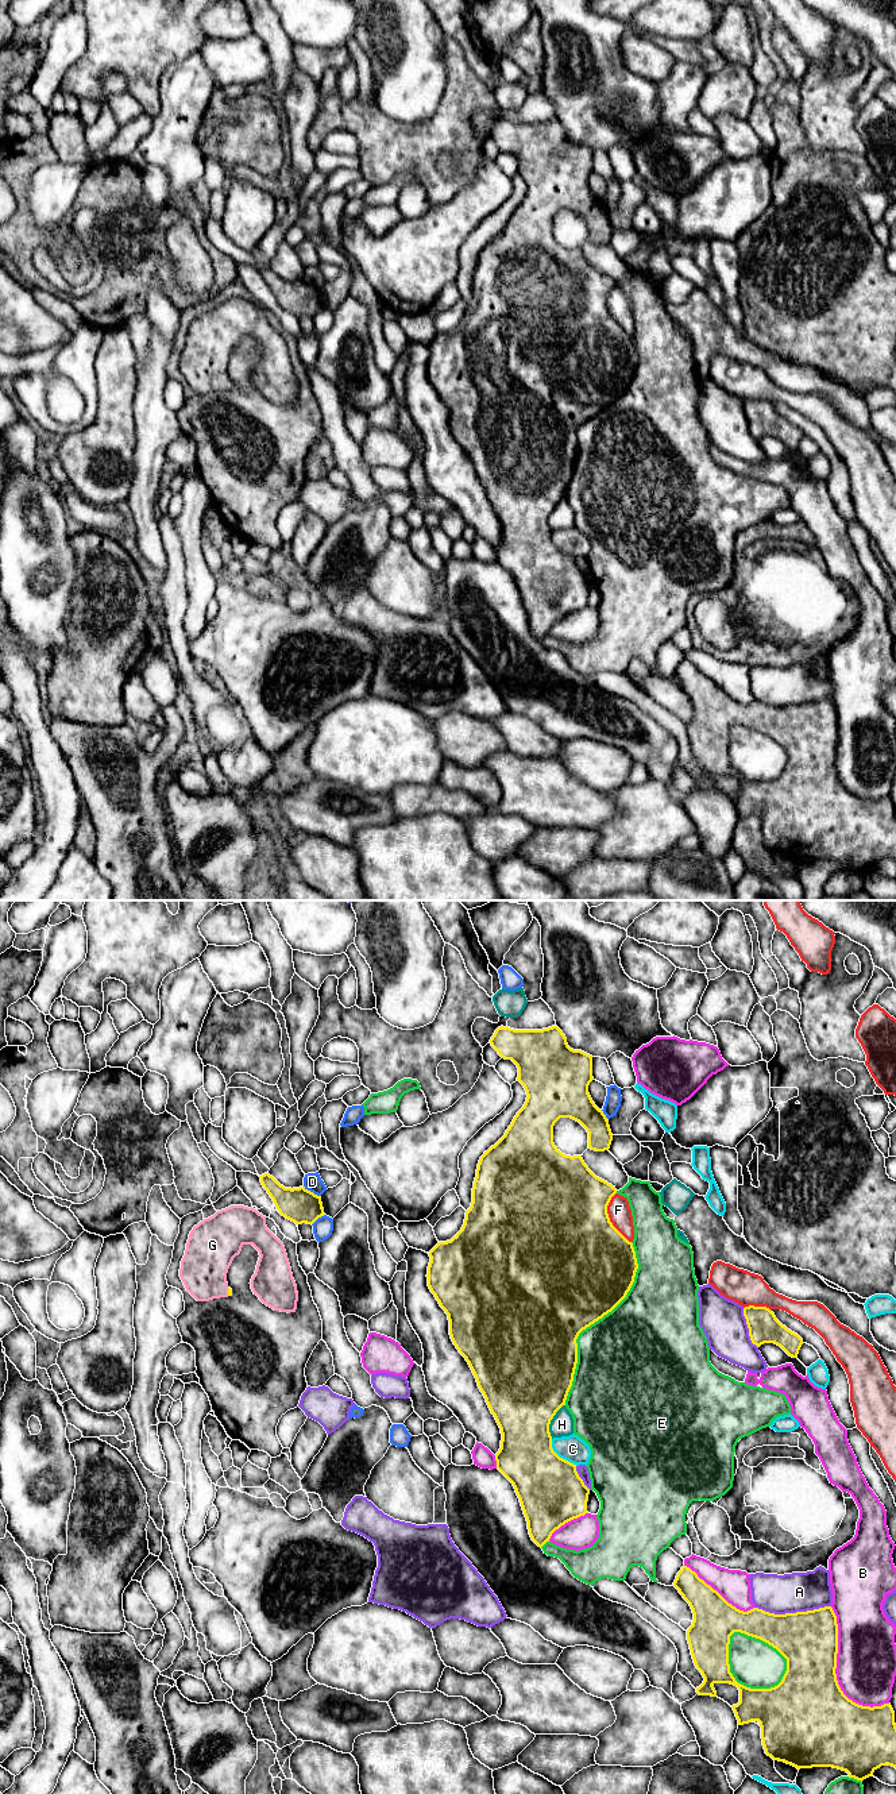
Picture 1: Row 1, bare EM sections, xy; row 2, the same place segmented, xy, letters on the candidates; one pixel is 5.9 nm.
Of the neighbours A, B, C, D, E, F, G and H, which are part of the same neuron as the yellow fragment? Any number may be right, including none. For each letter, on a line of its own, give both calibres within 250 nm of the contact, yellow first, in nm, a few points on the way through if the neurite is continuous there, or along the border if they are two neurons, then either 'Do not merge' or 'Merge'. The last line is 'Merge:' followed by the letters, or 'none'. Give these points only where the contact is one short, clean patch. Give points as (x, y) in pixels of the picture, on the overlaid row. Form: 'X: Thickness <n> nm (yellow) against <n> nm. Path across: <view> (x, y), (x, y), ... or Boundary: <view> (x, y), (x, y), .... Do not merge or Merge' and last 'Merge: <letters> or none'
A: Thickness 360 nm (yellow) against 240 nm. Do not merge
B: Thickness 440 nm (yellow) against 360 nm. Do not merge
C: Thickness 380 nm (yellow) against 160 nm. Do not merge
D: Thickness 200 nm (yellow) against 110 nm. Do not merge
E: Thickness 500 nm (yellow) against 500 nm. Do not merge
F: Thickness 500 nm (yellow) against 140 nm. Do not merge
G: Thickness 30 nm (yellow) against 280 nm. Merge
H: Thickness 480 nm (yellow) against 140 nm. Do not merge
Merge: G

